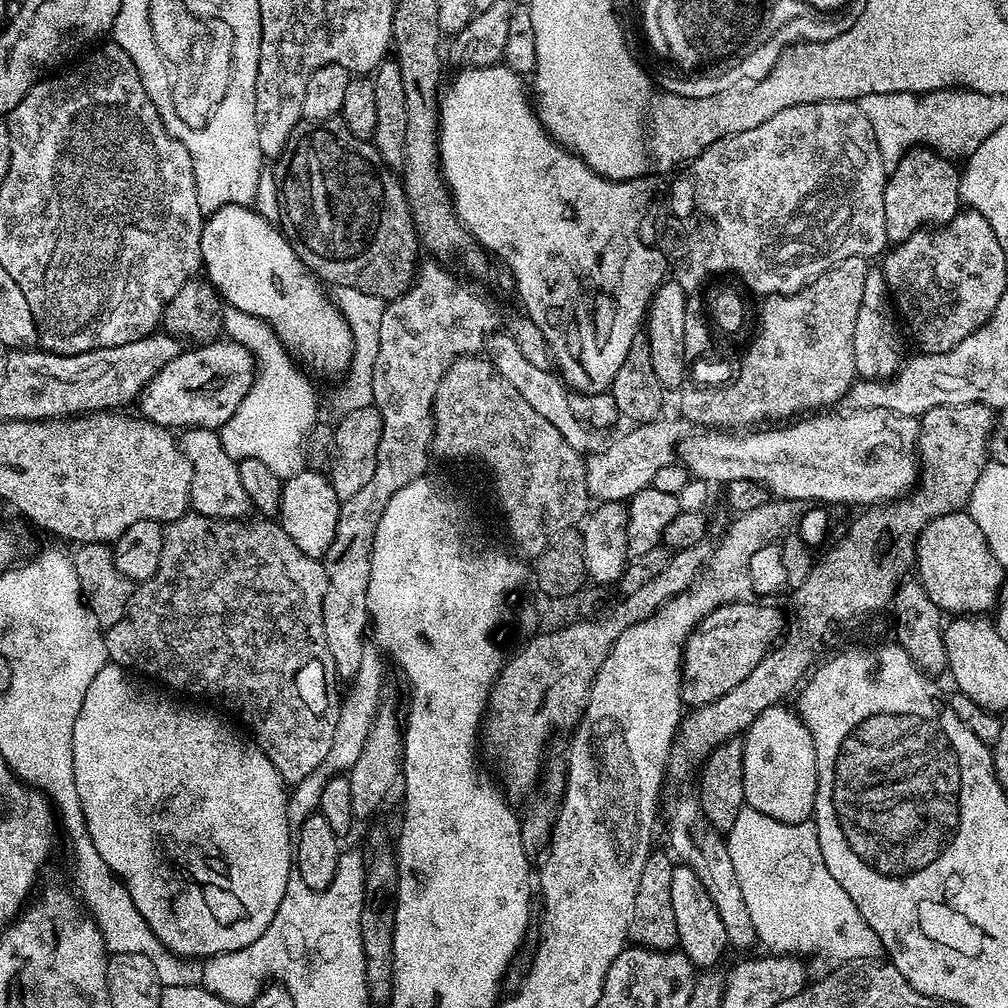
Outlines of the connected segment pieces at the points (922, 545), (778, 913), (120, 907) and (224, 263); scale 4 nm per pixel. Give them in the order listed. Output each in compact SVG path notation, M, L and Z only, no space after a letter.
M964 510L942 514L922 529L916 538L914 572L926 594L930 594L930 602L934 602L941 613L956 616L991 613L1000 588L1006 583L1005 568L990 554L978 522Z
M746 806L738 814L738 818L734 818L734 826L730 826L730 830L726 833L726 839L730 862L734 862L734 874L738 878L738 886L742 890L742 902L746 902L746 906L750 910L750 919L754 922L756 940L759 943L764 943L768 947L765 949L769 953L797 958L813 956L818 963L825 964L823 967L828 970L838 967L838 965L844 963L846 958L850 960L875 960L885 955L884 948L874 934L874 930L870 930L870 926L862 918L862 914L854 906L854 902L850 902L850 894L846 894L846 890L842 890L842 886L838 886L838 882L834 882L834 874L830 874L830 870L826 870L826 862L822 858L822 846L818 846L818 830L811 819L794 822L793 824L778 822L774 818Z
M82 802L60 804L54 809L62 836L68 839L68 848L72 851L72 860L76 865L72 868L72 876L76 879L75 891L82 901L89 916L95 920L102 934L104 944L111 954L142 954L142 958L150 958L154 962L154 970L158 970L158 978L165 988L170 986L200 986L204 982L203 963L192 958L181 958L168 951L163 942L150 930L146 918L138 914L138 906L130 898L126 886L102 862L102 854L94 847L88 833L86 818L82 814Z
M226 205L205 219L202 230L202 268L205 273L208 271L206 279L220 293L225 305L245 311L254 318L267 320L288 352L297 357L300 355L304 360L312 360L314 371L330 374L349 371L354 342L346 318L336 307L333 297L328 292L324 293L325 285L295 253L283 231L273 221L259 216L255 207Z

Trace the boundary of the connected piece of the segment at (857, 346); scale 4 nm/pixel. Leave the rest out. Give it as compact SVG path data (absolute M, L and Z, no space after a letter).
M869 267L862 290L862 306L858 306L858 322L854 322L854 362L857 377L865 380L887 380L900 370L900 336L896 333L898 316L888 294L886 278L879 267Z

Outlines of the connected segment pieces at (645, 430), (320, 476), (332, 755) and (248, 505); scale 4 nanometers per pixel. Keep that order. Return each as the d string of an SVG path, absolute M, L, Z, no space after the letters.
M683 418L651 420L649 424L635 425L625 436L617 438L604 449L593 451L584 464L589 497L597 501L631 500L638 490L649 487L660 467L677 463L680 443L690 434L690 425Z
M303 470L294 474L293 477L285 479L283 486L278 522L282 526L282 530L286 530L286 534L290 534L294 546L298 546L298 550L302 550L302 554L310 554L310 558L320 560L330 550L330 542L334 542L334 534L338 530L338 514L342 503L338 494L334 494L331 479L322 472Z
M372 644L365 645L362 652L361 665L358 666L358 674L353 677L351 690L345 695L340 706L338 724L334 730L333 745L322 760L321 765L308 774L302 782L293 785L289 791L287 802L287 822L288 828L295 834L300 832L303 822L308 817L315 815L319 809L322 798L323 787L330 777L346 774L358 762L362 754L362 746L365 745L369 730L377 712L379 712L381 702L380 692L384 680L384 662L380 650Z
M186 428L179 433L178 439L180 449L190 458L192 466L191 511L215 520L243 521L247 517L244 515L253 511L252 503L246 498L242 477L238 475L238 462L226 454L219 435L210 428Z

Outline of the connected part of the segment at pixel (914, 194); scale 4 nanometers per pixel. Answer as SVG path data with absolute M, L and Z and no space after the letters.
M917 146L904 155L884 182L886 234L893 245L901 244L916 232L929 226L950 222L961 211L961 169L953 161L938 155L932 148Z

